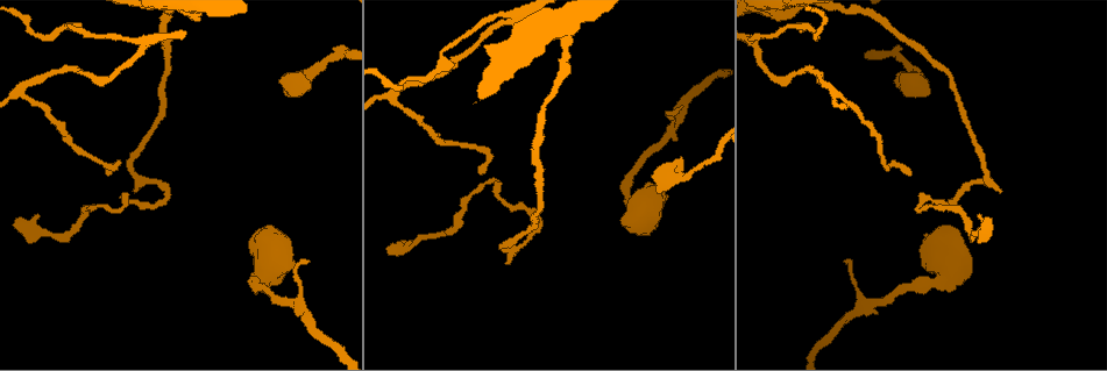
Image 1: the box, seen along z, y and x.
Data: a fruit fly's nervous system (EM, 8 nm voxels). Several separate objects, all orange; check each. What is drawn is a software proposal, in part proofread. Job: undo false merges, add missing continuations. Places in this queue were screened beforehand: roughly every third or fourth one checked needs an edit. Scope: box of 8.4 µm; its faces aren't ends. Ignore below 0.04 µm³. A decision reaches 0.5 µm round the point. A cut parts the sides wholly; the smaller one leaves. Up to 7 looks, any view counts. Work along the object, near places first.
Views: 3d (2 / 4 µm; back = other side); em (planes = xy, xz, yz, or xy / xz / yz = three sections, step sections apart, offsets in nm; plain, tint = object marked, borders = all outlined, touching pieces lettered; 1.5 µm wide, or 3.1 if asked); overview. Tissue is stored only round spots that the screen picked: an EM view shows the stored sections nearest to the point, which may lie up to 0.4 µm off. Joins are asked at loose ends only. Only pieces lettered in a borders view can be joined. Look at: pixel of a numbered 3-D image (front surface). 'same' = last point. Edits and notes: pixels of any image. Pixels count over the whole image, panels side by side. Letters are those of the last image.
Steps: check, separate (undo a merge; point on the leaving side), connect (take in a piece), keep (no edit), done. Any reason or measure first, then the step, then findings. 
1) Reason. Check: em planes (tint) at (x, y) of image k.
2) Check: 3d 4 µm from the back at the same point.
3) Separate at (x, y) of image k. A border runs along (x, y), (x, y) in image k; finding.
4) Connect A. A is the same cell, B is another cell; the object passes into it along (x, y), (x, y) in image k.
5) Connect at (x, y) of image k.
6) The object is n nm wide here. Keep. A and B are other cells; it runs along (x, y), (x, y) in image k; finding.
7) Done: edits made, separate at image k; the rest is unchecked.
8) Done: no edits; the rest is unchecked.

Check: em planes (borders) at (919, 283) of image 1.

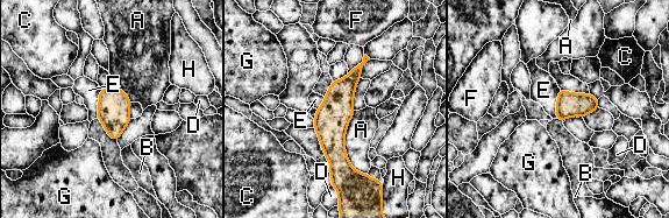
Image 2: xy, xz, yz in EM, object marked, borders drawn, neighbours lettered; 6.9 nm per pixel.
Keep. A, B, C, D, E, F, G and H are other cells; a border runs along (100, 89), (97, 118) in image 2; one neuron here.

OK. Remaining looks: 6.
Narrows sharply. Check: 3d 2 µm at (898, 58) of image 1.

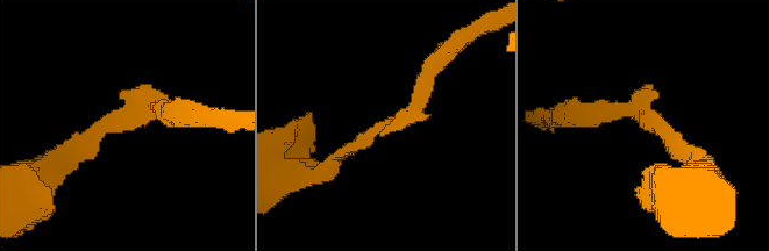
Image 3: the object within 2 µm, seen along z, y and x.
Check: em planes (plain) at (129, 118) of image 3.

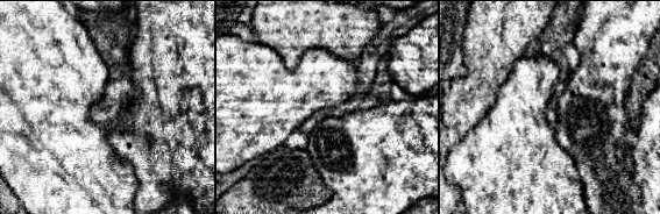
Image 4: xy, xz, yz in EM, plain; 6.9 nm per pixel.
Check: em planes (borders) at the same point.

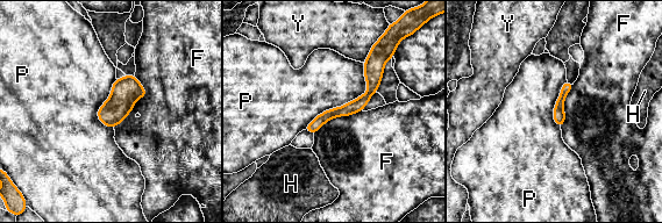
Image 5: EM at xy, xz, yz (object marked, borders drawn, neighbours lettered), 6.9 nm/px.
Keep. F, H, P and Y are other cells; a border runs along (135, 76), (146, 94), (113, 127) in image 5; continuous, no second neuron.

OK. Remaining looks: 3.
Abrupt turn. Check: 3d 2 µm at (505, 247) of image 1.

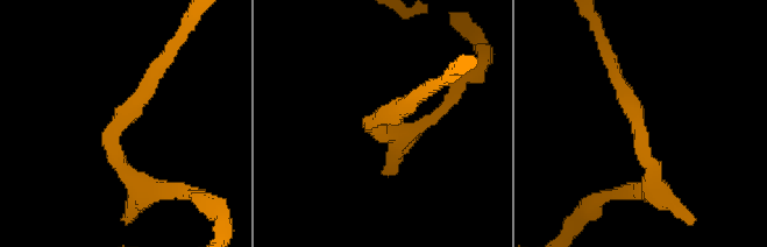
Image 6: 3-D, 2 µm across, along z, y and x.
Check: em xz step 4 (tint) at (119, 158) of image 6.

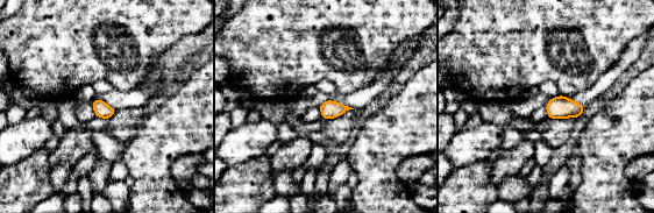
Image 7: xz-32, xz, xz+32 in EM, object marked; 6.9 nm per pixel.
Cut it another way. Check: em planes (borders) at the same point.

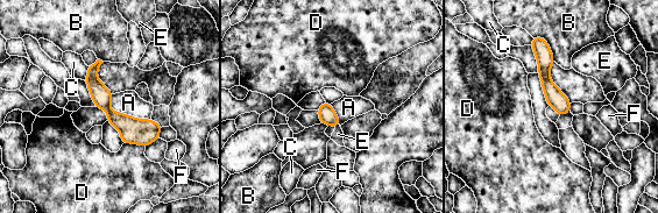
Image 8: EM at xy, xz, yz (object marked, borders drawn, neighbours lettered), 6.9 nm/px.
Keep. A, B, C, D, E and F are other cells; continuous, no second neuron.

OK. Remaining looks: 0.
Done: no edits; the rest is unchecked.

